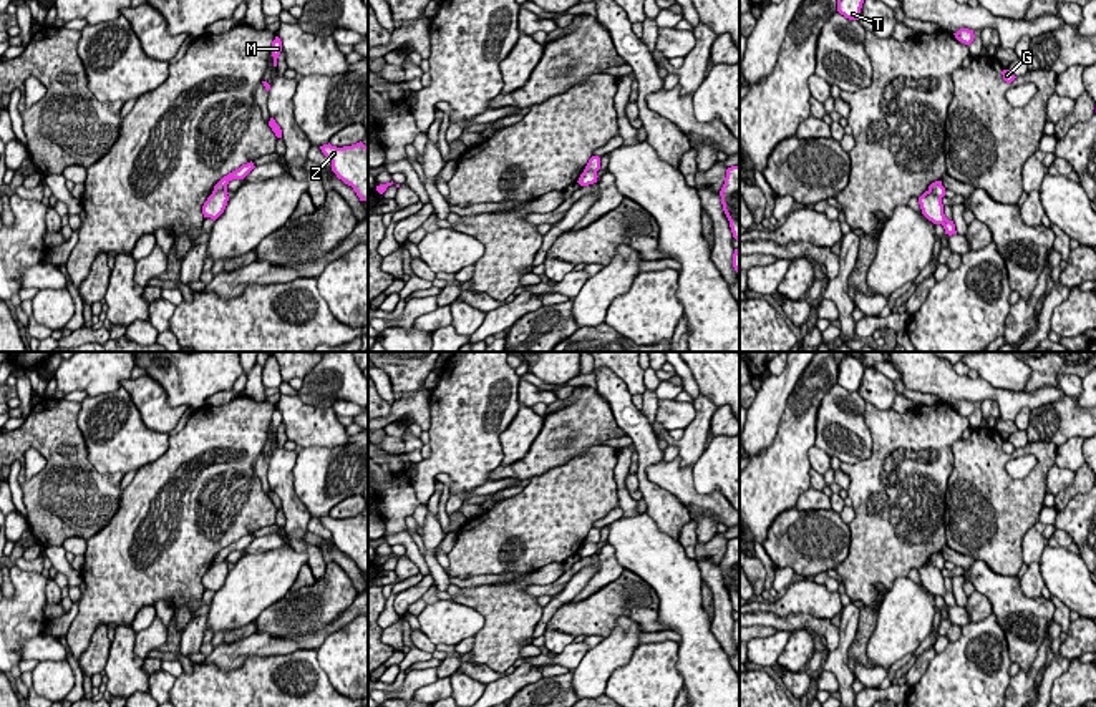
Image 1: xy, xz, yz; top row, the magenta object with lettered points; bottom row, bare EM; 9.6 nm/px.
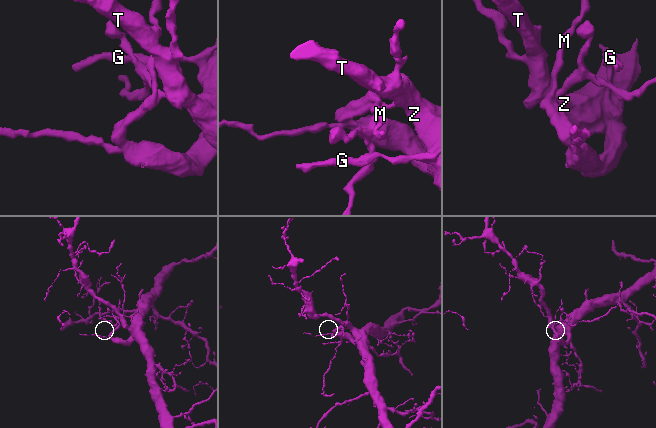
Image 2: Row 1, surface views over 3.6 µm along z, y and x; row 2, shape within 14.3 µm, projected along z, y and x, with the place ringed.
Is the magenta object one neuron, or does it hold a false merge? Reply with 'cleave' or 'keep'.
keep

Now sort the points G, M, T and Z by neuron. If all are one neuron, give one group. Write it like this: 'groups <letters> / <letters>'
groups G M T Z

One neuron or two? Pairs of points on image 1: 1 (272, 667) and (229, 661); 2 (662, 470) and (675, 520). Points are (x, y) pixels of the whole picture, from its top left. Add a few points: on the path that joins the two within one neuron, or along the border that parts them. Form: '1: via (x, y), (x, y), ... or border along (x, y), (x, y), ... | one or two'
1: border along (282, 653), (252, 654), (232, 669), (204, 663) | two
2: border along (650, 463), (647, 477), (670, 492), (685, 507) | two

